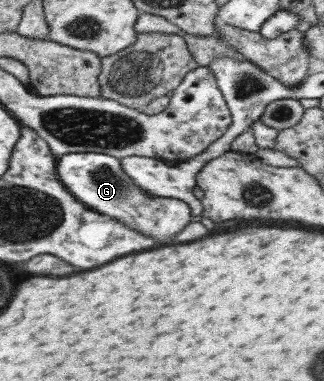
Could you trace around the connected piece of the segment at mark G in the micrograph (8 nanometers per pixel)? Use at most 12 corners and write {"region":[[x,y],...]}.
{"region":[[56,157],[60,183],[82,205],[126,227],[172,238],[188,205],[148,196],[120,159]]}

